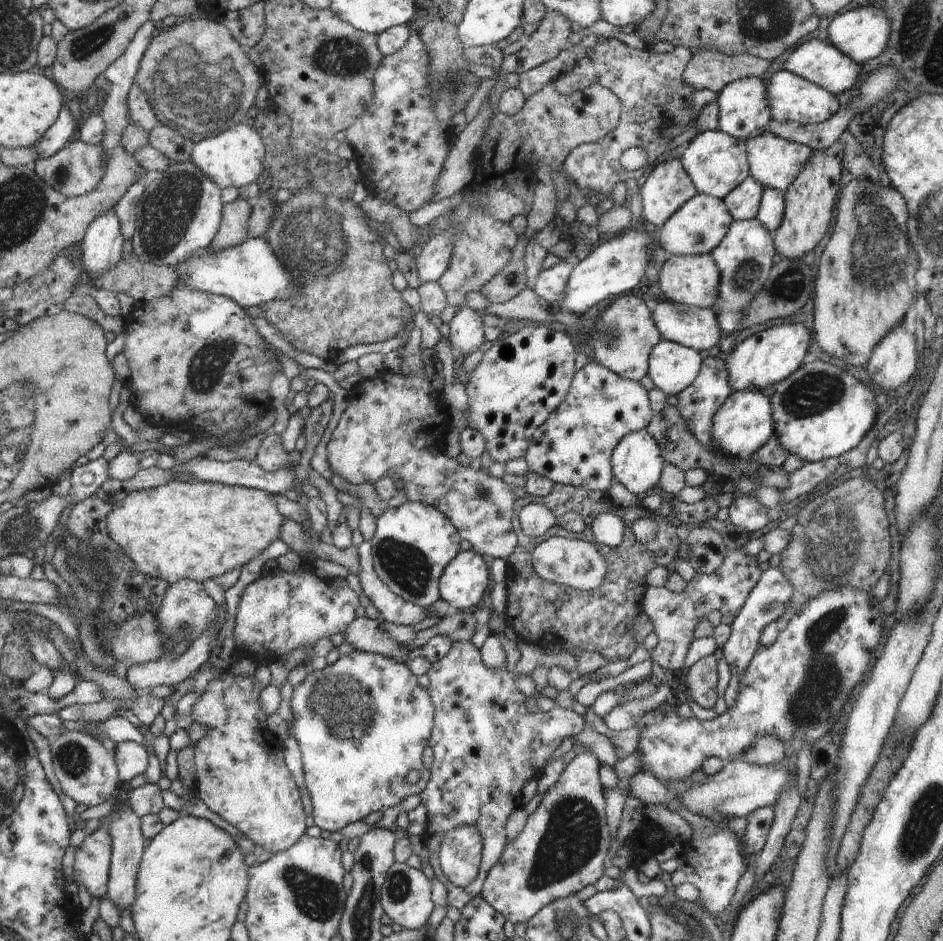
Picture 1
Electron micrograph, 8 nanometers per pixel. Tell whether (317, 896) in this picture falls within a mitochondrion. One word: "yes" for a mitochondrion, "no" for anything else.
yes

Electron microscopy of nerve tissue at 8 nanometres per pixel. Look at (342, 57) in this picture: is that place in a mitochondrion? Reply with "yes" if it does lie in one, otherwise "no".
yes

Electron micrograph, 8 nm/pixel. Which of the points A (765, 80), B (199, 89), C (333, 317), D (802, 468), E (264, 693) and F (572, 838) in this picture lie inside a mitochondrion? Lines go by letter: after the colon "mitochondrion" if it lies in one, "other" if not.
A: other
B: mitochondrion
C: other
D: other
E: other
F: mitochondrion

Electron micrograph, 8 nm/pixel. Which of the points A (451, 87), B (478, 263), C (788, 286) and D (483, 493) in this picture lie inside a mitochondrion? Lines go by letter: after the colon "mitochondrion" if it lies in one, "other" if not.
A: mitochondrion
B: mitochondrion
C: mitochondrion
D: mitochondrion

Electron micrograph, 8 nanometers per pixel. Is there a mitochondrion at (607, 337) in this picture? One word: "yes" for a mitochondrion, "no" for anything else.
yes

